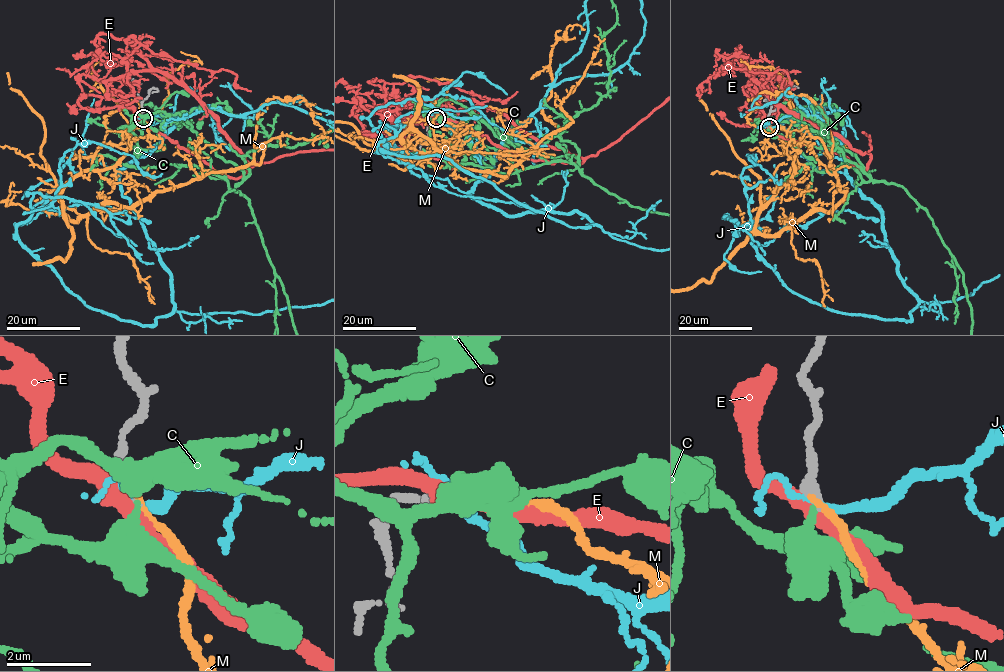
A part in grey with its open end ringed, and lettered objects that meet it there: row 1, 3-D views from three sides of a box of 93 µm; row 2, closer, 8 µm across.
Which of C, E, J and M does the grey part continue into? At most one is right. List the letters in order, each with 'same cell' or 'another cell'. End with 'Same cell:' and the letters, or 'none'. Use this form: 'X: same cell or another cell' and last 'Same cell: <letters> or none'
C: another cell
E: another cell
J: another cell
M: same cell
Same cell: M

